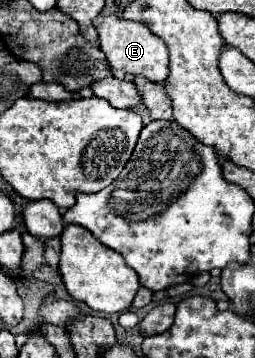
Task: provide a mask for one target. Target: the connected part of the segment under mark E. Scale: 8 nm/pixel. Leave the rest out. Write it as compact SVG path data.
M98 16L94 28L100 36L100 50L106 54L106 62L116 74L144 76L152 82L164 82L168 78L168 50L156 34L152 34L144 24L124 20L118 16Z

